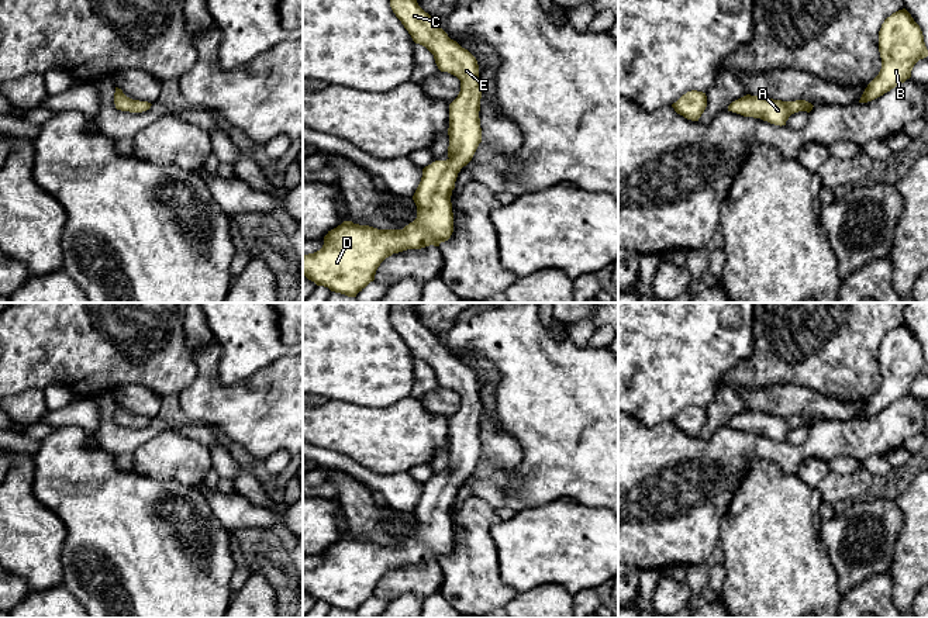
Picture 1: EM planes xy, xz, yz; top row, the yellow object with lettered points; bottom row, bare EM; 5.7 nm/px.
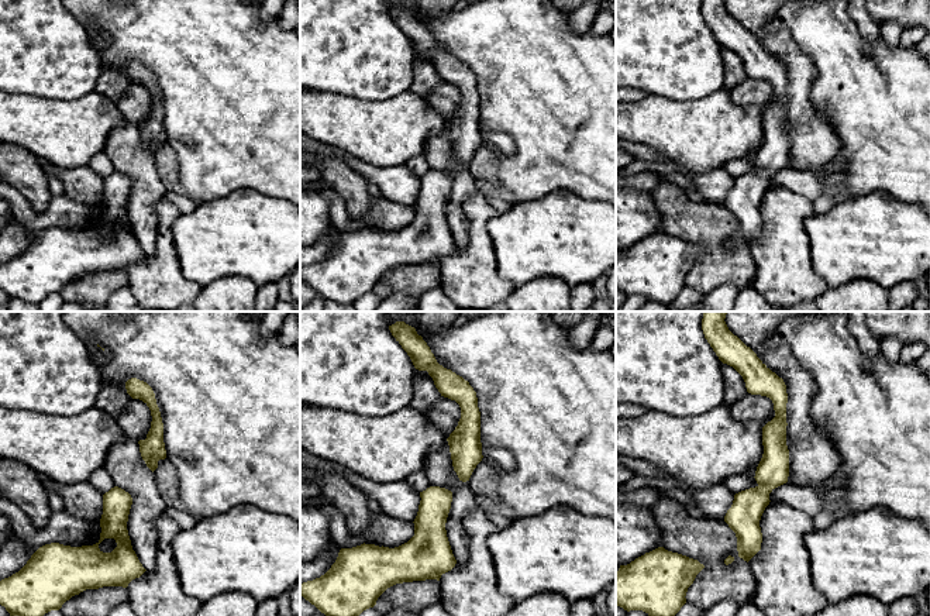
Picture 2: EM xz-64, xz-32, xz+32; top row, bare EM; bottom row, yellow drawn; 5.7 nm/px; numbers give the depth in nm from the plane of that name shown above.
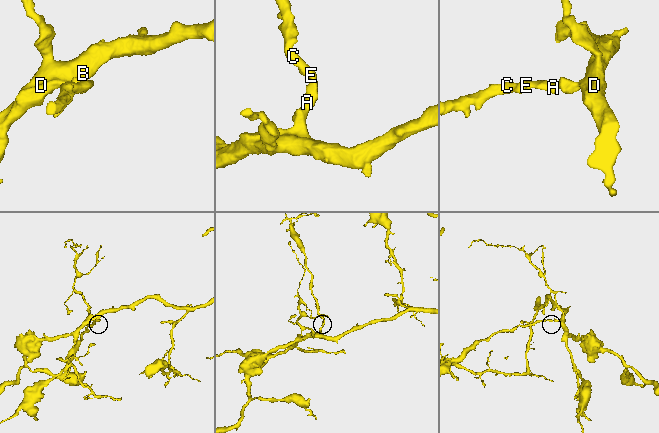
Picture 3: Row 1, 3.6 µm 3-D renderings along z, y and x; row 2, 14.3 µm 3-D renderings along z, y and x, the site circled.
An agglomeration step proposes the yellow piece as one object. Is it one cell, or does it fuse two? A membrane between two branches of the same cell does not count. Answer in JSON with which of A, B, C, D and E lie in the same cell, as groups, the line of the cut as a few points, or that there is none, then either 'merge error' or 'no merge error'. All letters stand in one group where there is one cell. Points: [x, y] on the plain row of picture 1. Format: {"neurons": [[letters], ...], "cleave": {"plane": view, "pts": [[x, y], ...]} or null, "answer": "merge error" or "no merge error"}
{"neurons": [["A", "B", "C", "D", "E"]], "cleave": null, "answer": "no merge error"}

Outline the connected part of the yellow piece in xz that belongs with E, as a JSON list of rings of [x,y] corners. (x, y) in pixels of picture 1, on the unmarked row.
[[[391,303],[390,322],[415,359],[425,362],[441,387],[460,396],[460,407],[449,420],[448,474],[422,484],[413,511],[417,534],[403,545],[377,545],[344,536],[324,552],[320,566],[303,570],[303,591],[331,607],[356,612],[370,597],[380,579],[407,565],[439,562],[453,548],[451,511],[458,488],[466,481],[479,459],[480,414],[476,373],[439,342],[414,314],[415,303]]]

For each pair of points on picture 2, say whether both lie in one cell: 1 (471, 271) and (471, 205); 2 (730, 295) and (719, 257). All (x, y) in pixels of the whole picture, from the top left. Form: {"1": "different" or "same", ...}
{"1": "same", "2": "different"}

